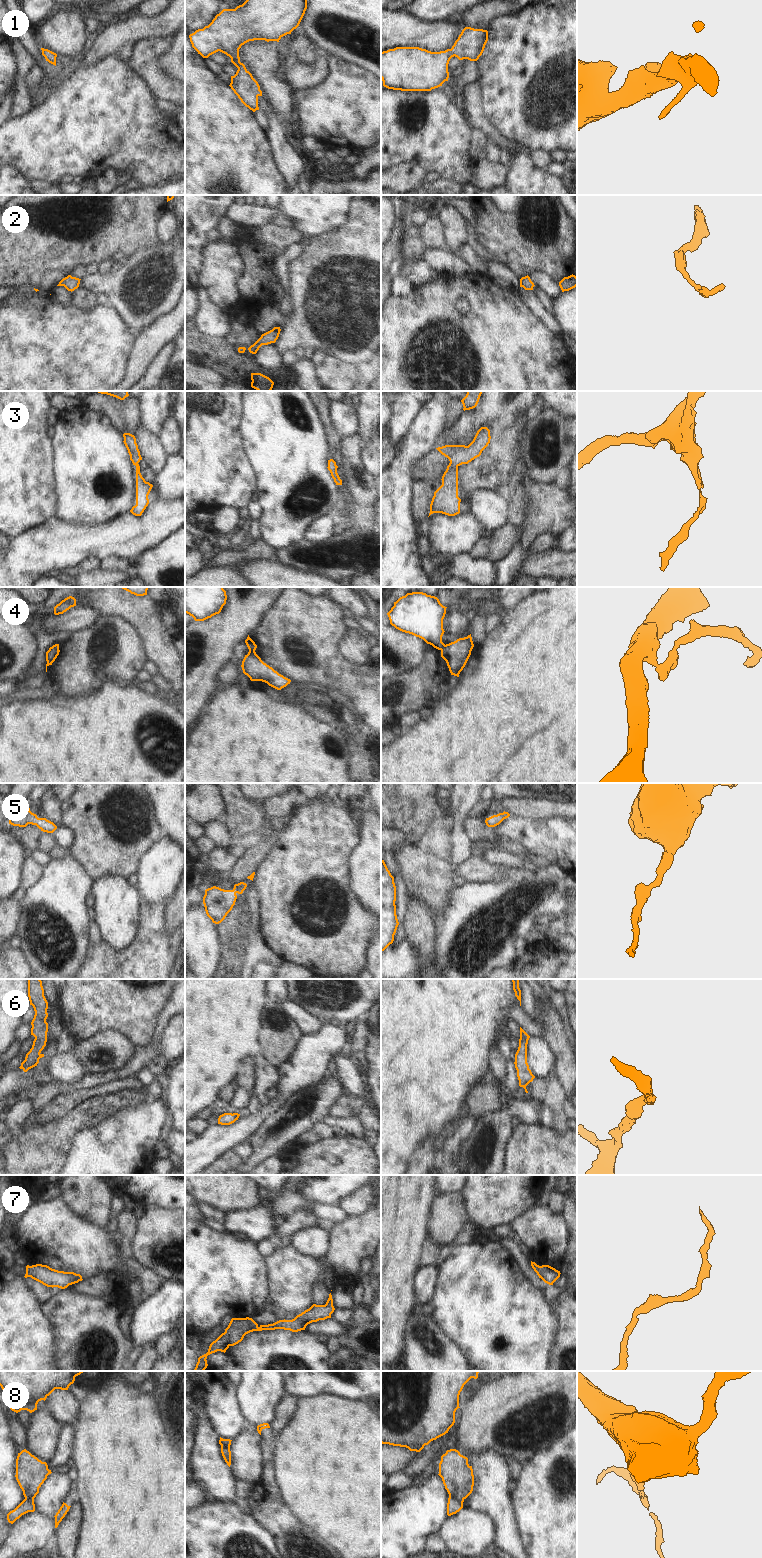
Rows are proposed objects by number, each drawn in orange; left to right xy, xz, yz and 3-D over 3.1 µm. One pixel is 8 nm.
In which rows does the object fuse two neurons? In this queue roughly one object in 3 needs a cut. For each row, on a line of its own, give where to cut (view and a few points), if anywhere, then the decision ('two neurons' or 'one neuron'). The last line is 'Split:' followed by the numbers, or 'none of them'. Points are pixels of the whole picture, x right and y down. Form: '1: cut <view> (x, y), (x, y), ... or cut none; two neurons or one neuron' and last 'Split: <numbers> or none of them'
1: cut none; one neuron
2: cut none; one neuron
3: cut none; one neuron
4: cut xz (249, 650), (254, 651); two neurons
5: cut none; one neuron
6: cut none; one neuron
7: cut none; one neuron
8: cut yz (449, 1494), (462, 1504); two neurons
Split: 4, 8

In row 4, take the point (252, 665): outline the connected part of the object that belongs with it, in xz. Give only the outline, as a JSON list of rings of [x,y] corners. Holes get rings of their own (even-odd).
[[[249,651],[242,661],[242,670],[251,681],[262,681],[269,686],[281,690],[290,684],[291,680],[264,663],[255,651]]]

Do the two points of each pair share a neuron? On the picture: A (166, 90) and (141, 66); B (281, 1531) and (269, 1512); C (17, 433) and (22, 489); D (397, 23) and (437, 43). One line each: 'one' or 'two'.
A: one
B: one
C: one
D: one

